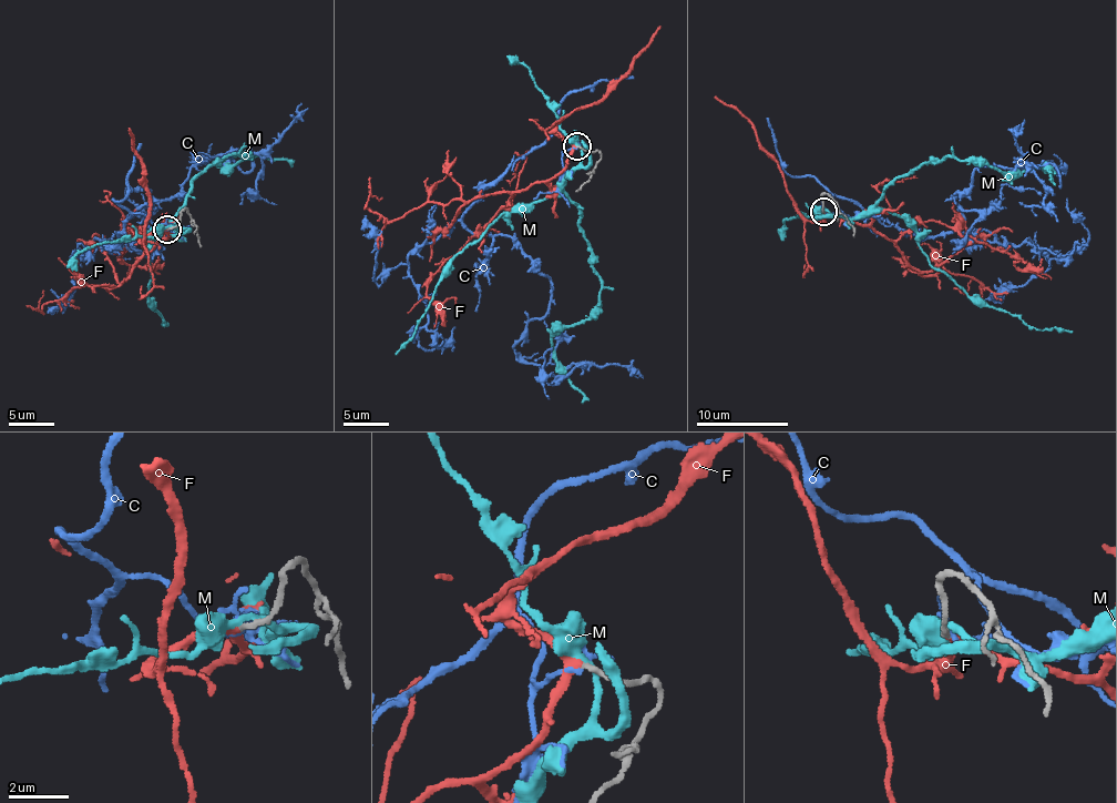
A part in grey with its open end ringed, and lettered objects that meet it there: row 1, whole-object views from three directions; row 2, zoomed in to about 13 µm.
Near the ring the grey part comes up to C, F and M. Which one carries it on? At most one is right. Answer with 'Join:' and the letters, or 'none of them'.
Join: F

